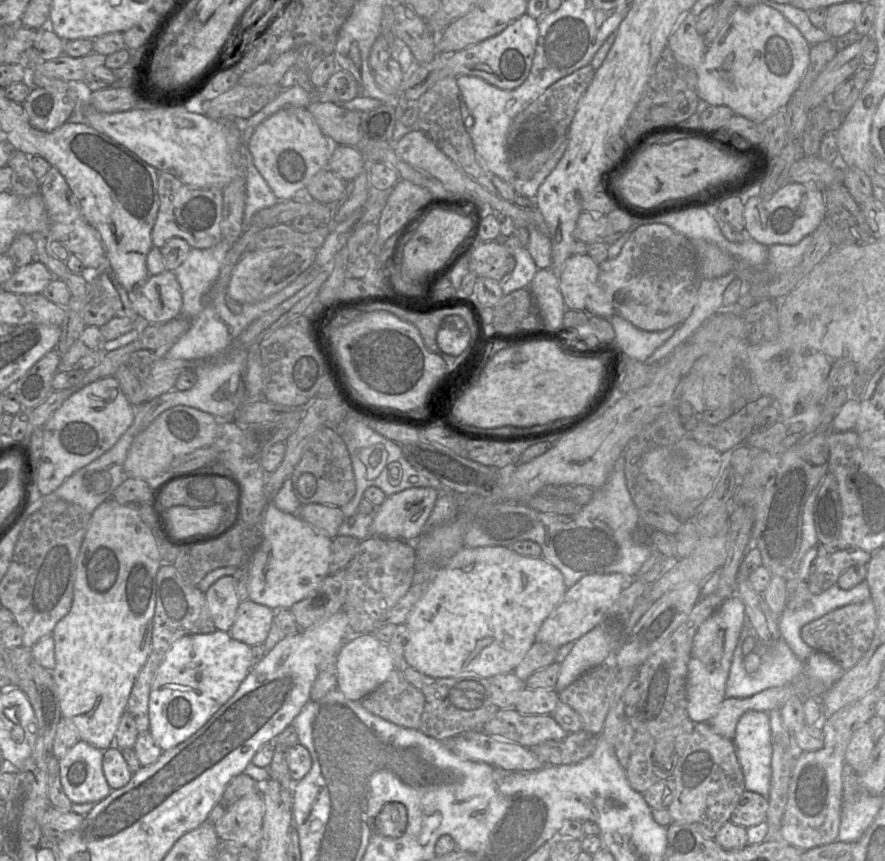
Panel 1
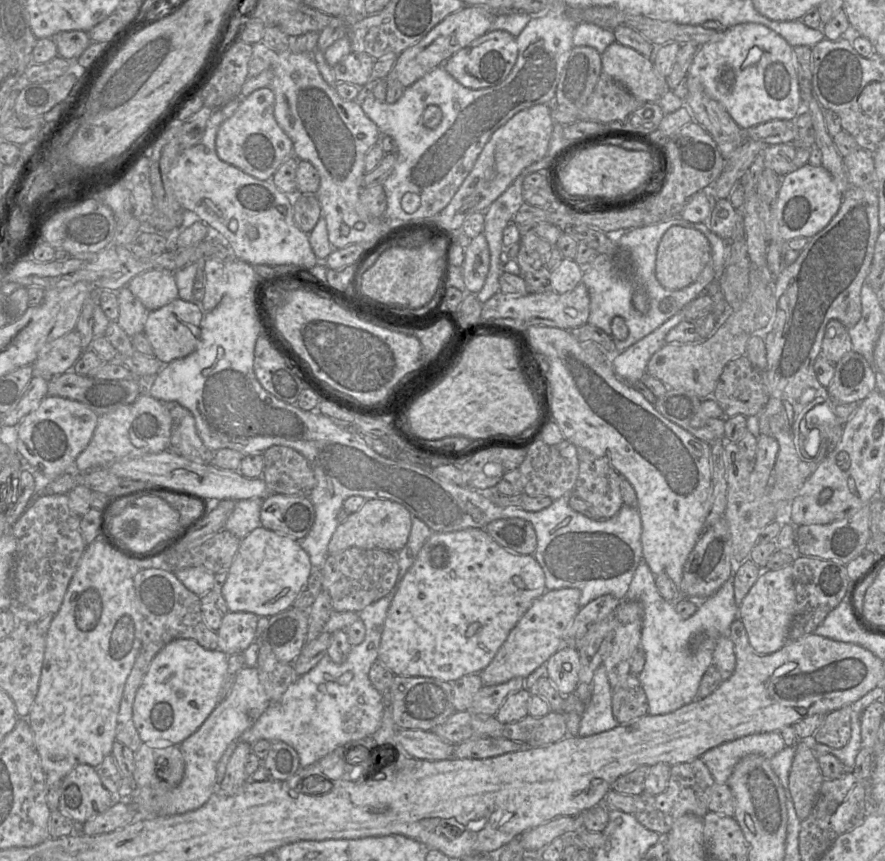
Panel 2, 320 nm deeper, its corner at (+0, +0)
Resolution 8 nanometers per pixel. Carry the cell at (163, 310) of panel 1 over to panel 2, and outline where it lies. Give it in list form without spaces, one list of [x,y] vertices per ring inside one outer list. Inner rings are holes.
[[[181,298],[147,313],[143,333],[152,347],[153,356],[162,365],[184,358],[195,351],[201,340],[204,313],[199,303],[188,302]]]

